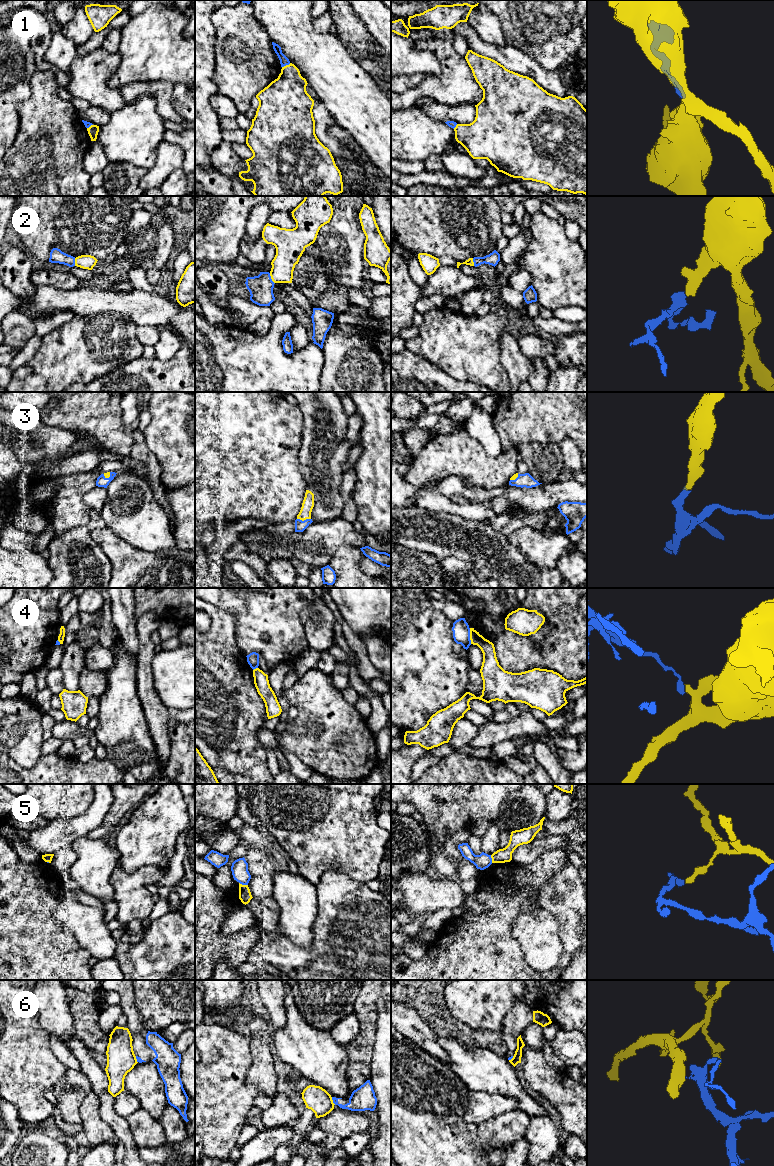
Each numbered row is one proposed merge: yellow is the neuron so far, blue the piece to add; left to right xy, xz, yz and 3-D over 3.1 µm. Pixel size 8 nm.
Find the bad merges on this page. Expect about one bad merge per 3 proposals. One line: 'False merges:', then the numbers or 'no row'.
False merges: 1, 4, 5, 6

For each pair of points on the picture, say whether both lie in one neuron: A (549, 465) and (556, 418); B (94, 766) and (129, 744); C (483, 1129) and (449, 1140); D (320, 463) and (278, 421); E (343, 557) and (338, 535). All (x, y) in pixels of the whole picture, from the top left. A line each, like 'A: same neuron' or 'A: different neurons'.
A: different neurons
B: different neurons
C: different neurons
D: different neurons
E: different neurons

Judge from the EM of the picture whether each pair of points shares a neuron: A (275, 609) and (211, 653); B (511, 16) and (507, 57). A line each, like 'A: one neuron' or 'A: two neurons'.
A: two neurons
B: two neurons

